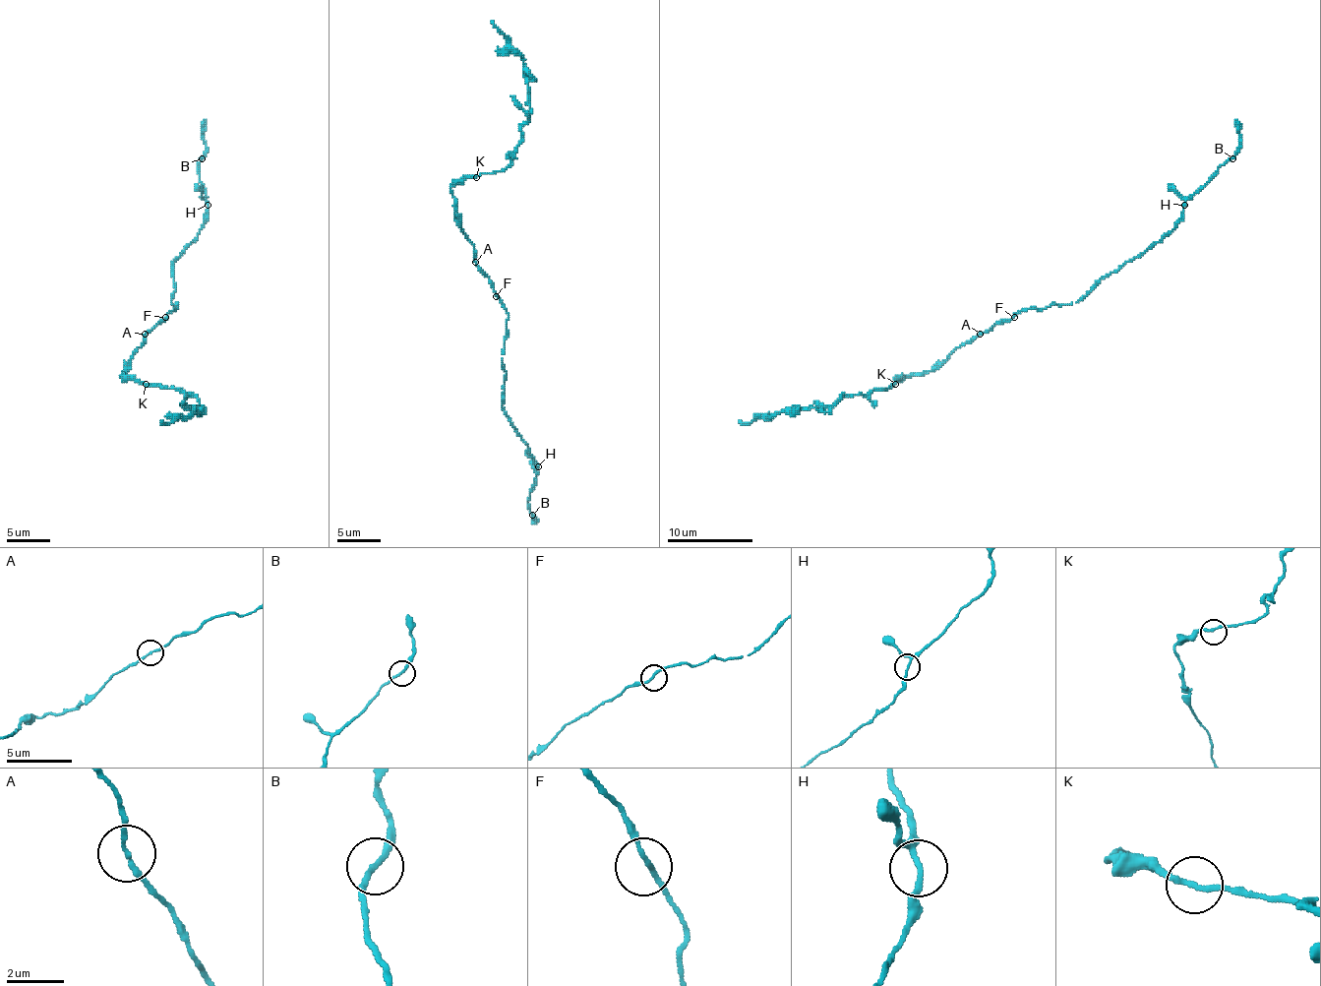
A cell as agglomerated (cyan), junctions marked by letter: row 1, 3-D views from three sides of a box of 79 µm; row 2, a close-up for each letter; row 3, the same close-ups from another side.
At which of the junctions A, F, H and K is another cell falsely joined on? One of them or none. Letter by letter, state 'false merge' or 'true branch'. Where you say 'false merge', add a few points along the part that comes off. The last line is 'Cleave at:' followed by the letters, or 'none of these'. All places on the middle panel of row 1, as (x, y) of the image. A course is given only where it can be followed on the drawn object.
A: true branch
F: true branch
H: true branch
K: true branch
Cleave at: none of these

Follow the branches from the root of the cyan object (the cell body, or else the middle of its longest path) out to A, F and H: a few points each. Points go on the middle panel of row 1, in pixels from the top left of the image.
A: (491, 280), (476, 262)
F: (491, 280), (496, 296)
H: (491, 280), (491, 287), (509, 315), (502, 353), (502, 369), (507, 373), (502, 407), (538, 465)

